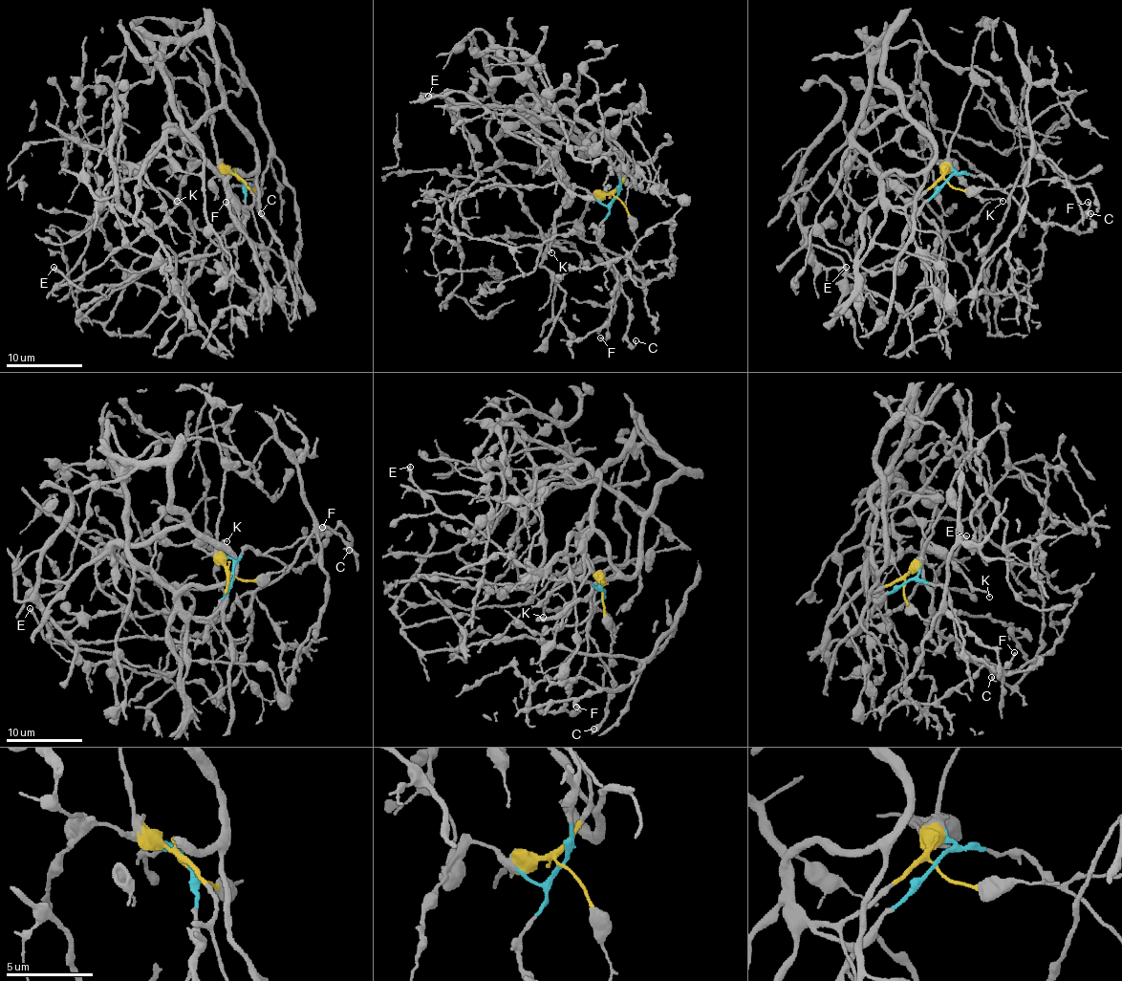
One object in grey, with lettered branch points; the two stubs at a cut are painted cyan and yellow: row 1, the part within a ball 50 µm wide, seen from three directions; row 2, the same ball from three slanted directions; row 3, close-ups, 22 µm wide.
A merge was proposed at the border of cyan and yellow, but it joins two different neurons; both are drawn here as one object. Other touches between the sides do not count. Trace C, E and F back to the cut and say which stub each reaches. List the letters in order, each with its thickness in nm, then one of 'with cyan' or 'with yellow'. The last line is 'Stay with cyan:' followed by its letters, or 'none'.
C: 110 nm thick; with cyan
E: 320 nm thick; with cyan
F: 150 nm thick; with cyan
Stay with cyan: C, E, F

